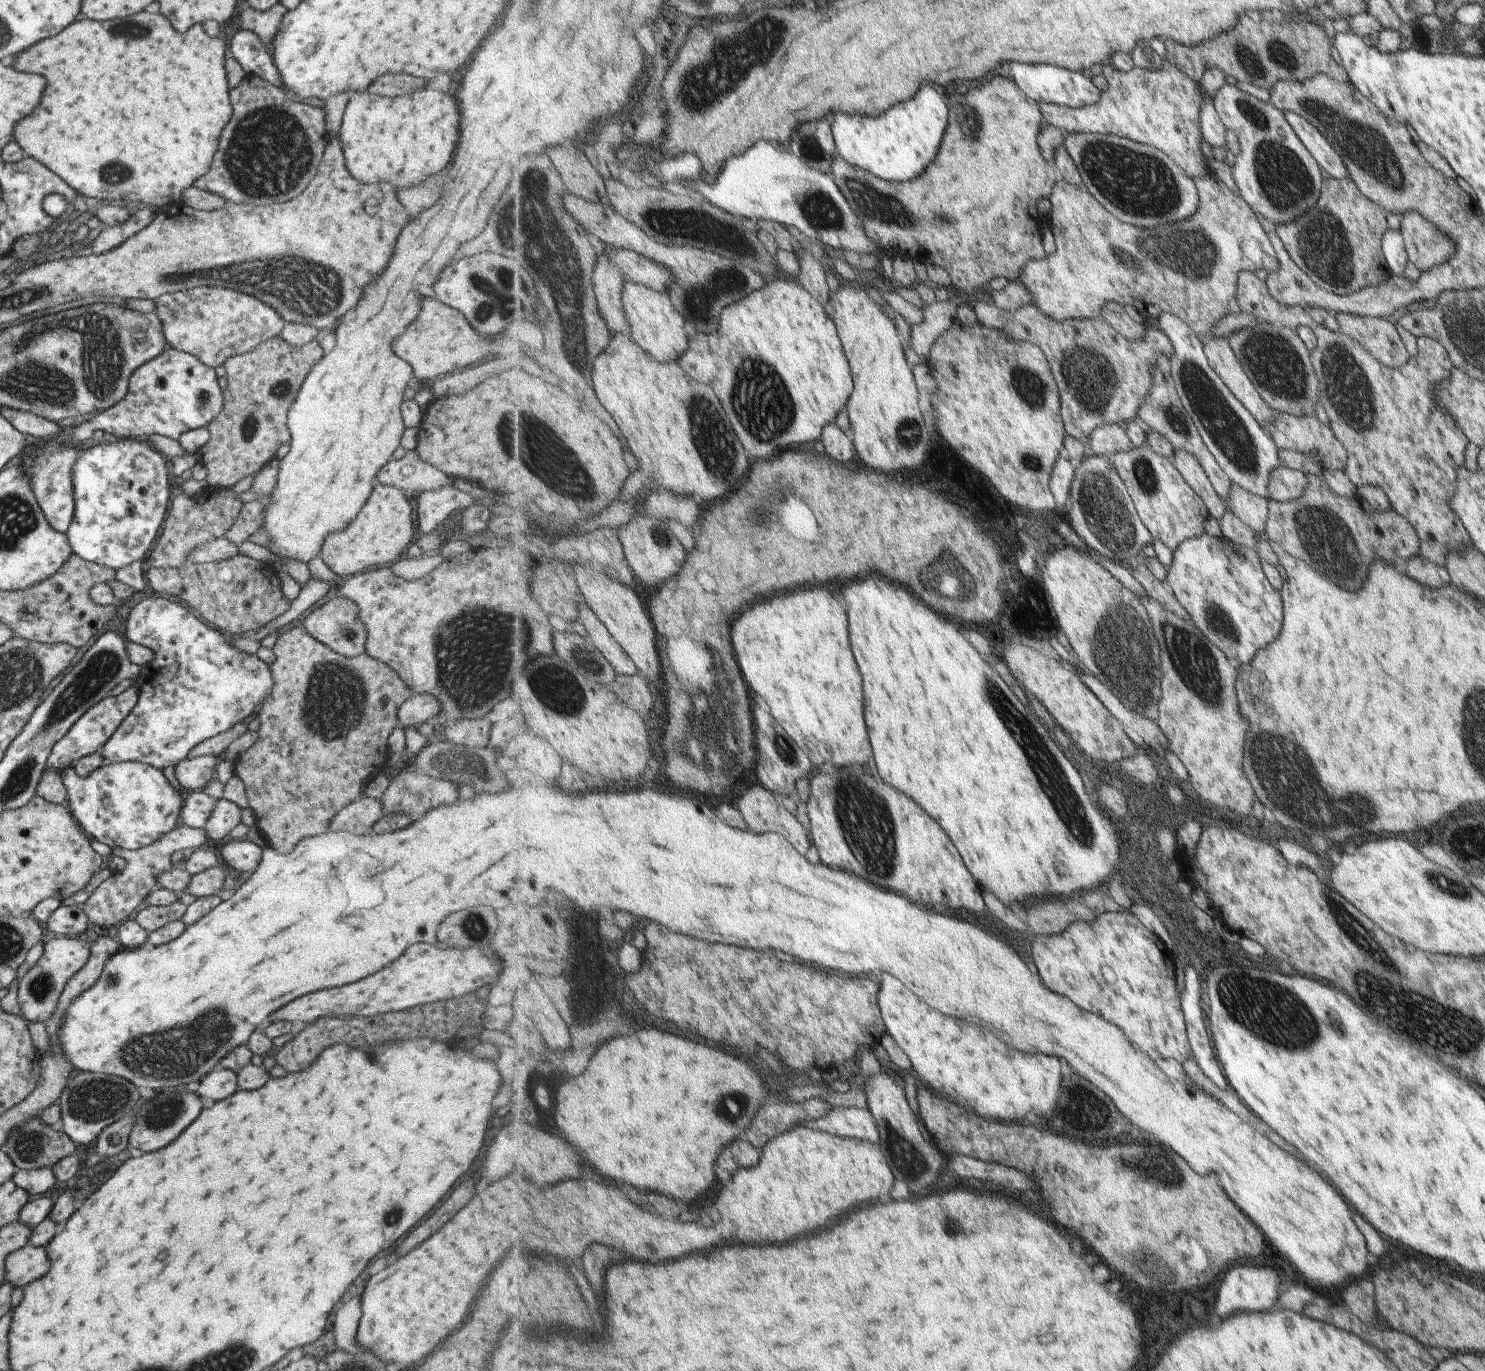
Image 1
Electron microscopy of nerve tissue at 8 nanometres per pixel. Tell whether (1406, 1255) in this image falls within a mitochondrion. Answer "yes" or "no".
no

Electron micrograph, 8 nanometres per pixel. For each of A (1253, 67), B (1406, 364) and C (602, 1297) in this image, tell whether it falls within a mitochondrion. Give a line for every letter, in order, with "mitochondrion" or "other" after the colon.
A: mitochondrion
B: other
C: other

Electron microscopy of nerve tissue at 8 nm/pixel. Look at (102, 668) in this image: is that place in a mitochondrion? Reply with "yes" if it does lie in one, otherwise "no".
yes

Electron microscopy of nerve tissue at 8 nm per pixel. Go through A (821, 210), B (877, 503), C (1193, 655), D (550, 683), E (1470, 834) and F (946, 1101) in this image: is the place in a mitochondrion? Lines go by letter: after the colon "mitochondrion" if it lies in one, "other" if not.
A: mitochondrion
B: other
C: mitochondrion
D: mitochondrion
E: other
F: other

